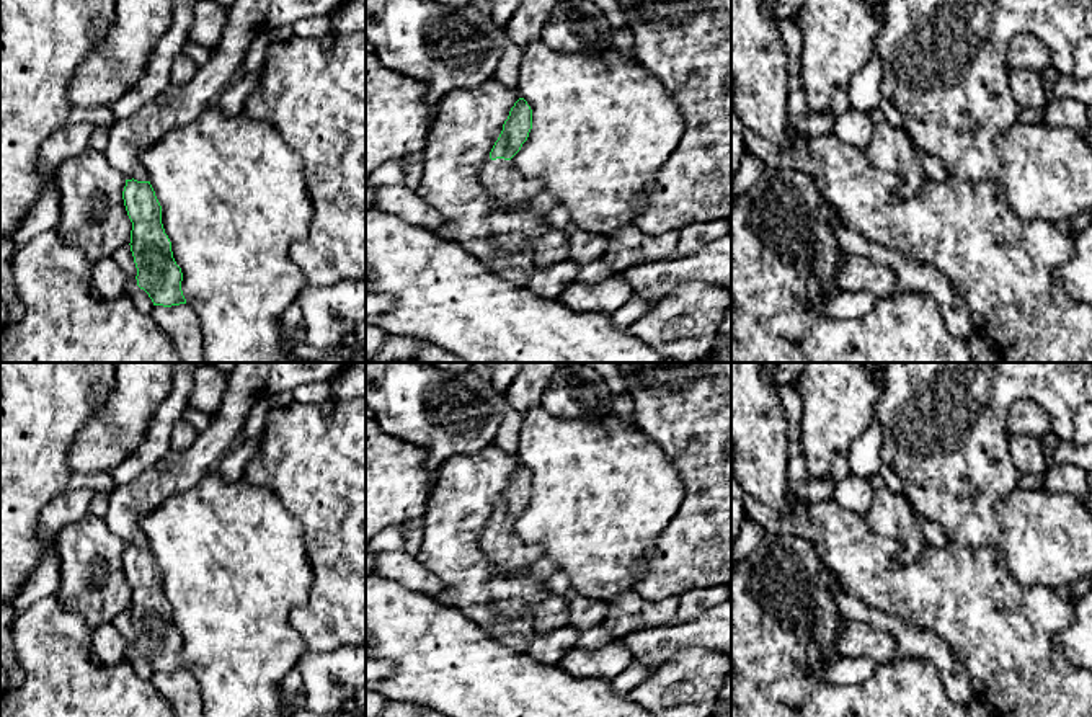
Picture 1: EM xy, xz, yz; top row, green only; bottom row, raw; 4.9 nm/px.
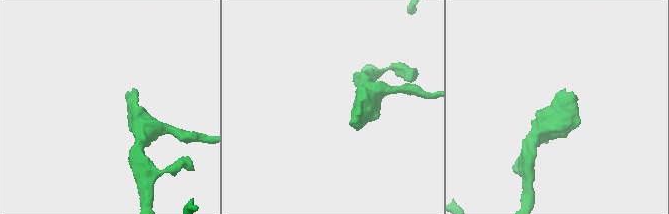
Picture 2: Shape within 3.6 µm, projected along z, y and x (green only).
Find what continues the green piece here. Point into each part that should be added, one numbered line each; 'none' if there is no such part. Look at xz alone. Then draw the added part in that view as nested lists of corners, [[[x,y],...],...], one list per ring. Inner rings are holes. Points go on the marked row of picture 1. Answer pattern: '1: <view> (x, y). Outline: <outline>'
1: xz (498, 178). Outline: [[[488,160],[480,170],[482,188],[495,199],[519,206],[542,191],[539,180],[524,178],[509,160]]]

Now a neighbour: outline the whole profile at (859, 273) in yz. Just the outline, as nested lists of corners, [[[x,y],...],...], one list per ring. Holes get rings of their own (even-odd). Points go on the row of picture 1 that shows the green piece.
[[[849,252],[842,260],[844,266],[836,274],[836,284],[842,291],[868,291],[878,299],[899,294],[894,271],[890,266]]]

